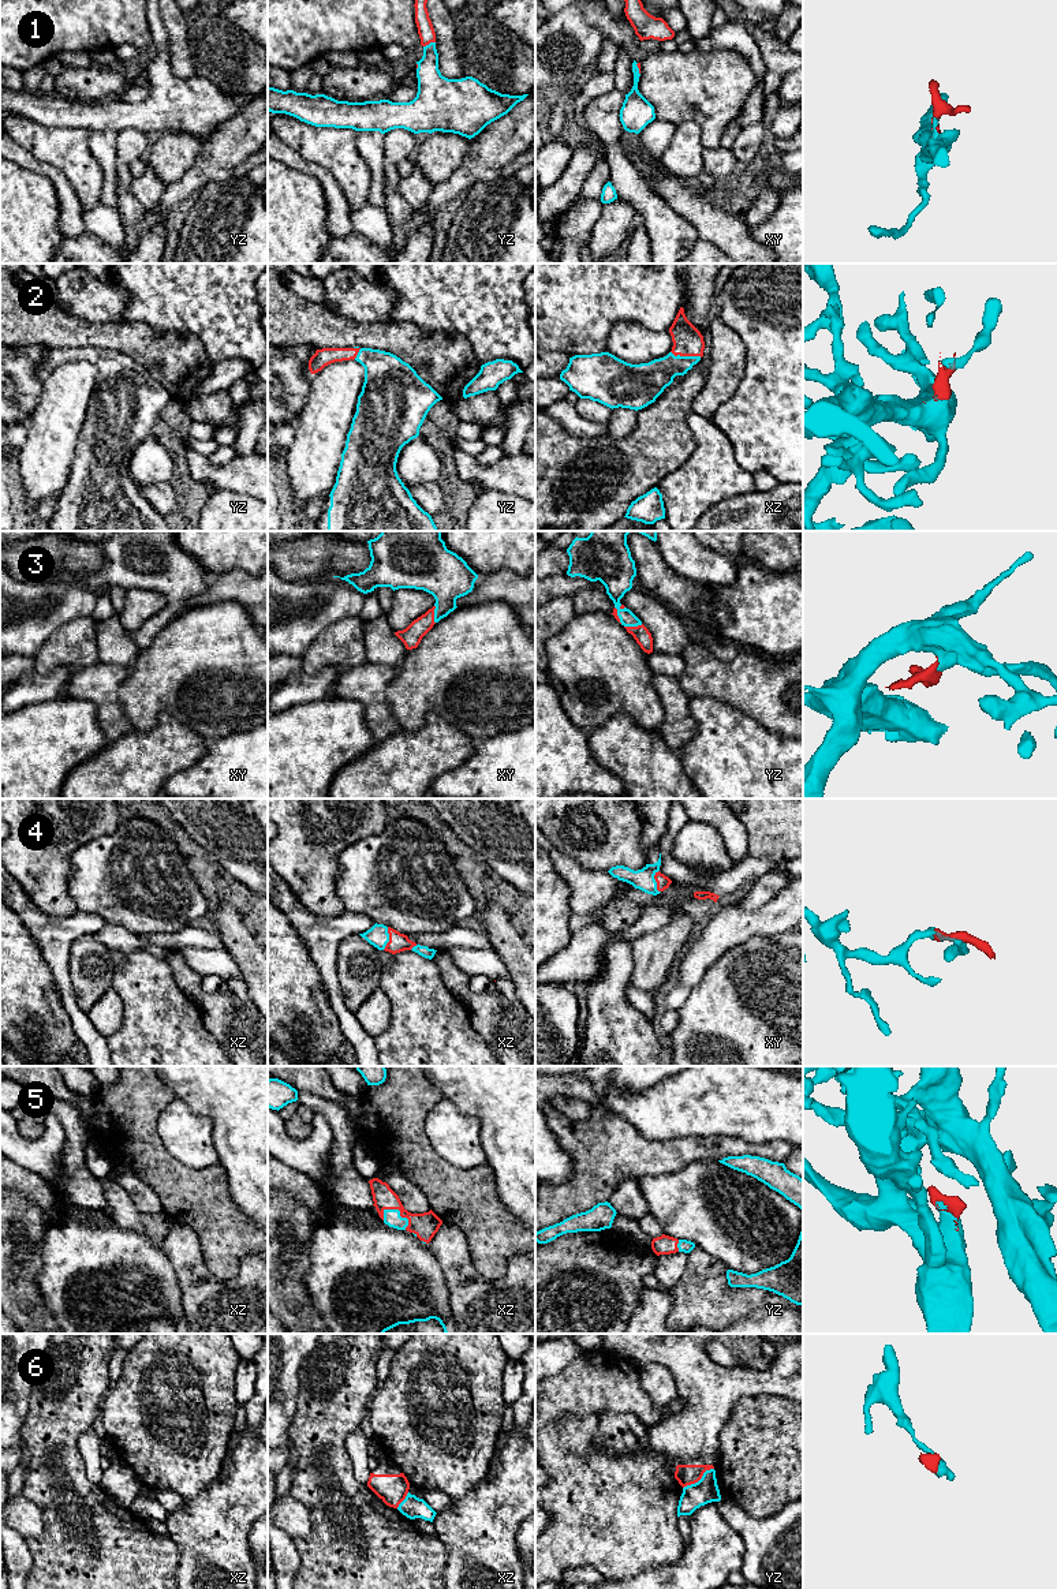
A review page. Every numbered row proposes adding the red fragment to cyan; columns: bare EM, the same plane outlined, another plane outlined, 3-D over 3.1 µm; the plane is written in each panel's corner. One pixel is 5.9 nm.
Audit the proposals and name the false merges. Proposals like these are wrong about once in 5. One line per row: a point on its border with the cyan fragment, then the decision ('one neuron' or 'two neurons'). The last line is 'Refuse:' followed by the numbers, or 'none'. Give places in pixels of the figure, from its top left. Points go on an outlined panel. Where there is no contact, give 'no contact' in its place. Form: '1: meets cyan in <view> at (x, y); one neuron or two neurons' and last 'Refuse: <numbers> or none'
1: meets cyan in yz at (430, 43); one neuron
2: meets cyan in xz at (686, 356); one neuron
3: meets cyan in yz at (632, 625); one neuron
4: meets cyan in xy at (654, 881); one neuron
5: meets cyan in xz at (399, 1214); one neuron
6: meets cyan in yz at (699, 1480); two neurons
Refuse: 6

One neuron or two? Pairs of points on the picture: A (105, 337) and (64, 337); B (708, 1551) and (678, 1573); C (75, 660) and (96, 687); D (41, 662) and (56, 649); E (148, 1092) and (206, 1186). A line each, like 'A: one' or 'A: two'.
A: one
B: one
C: two
D: one
E: one

